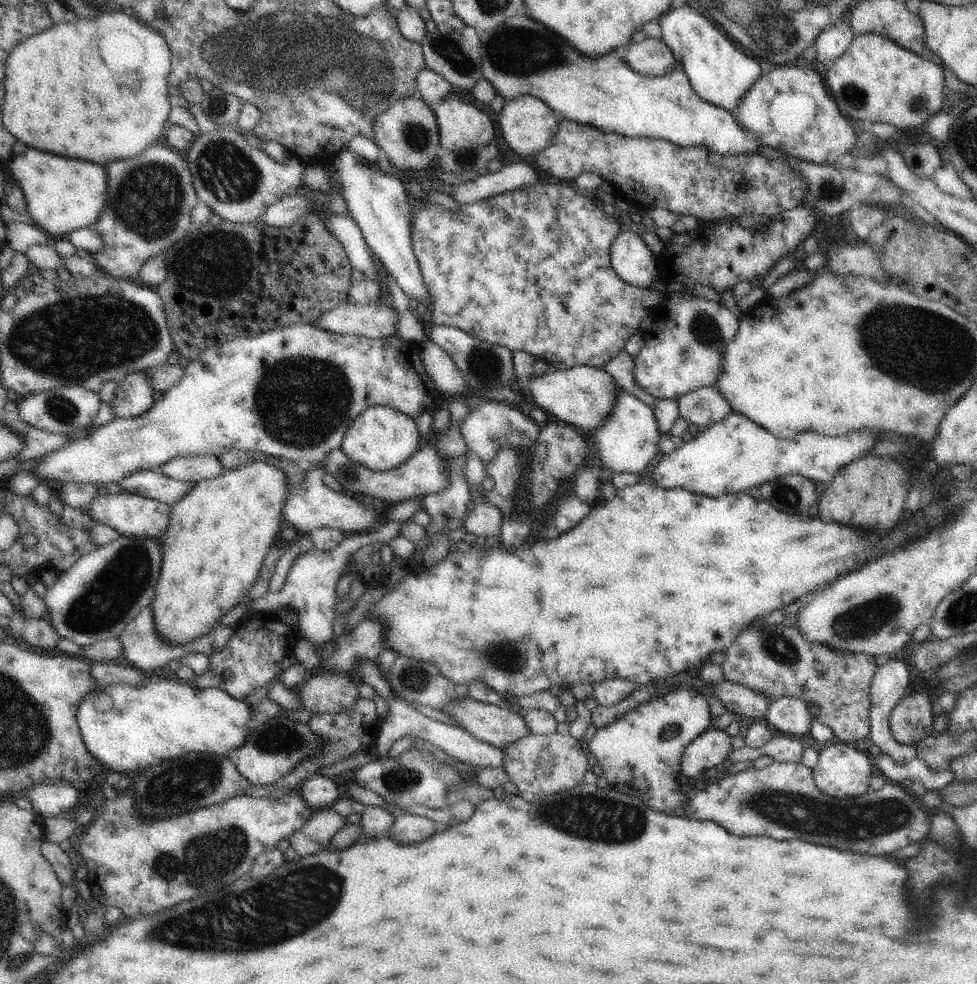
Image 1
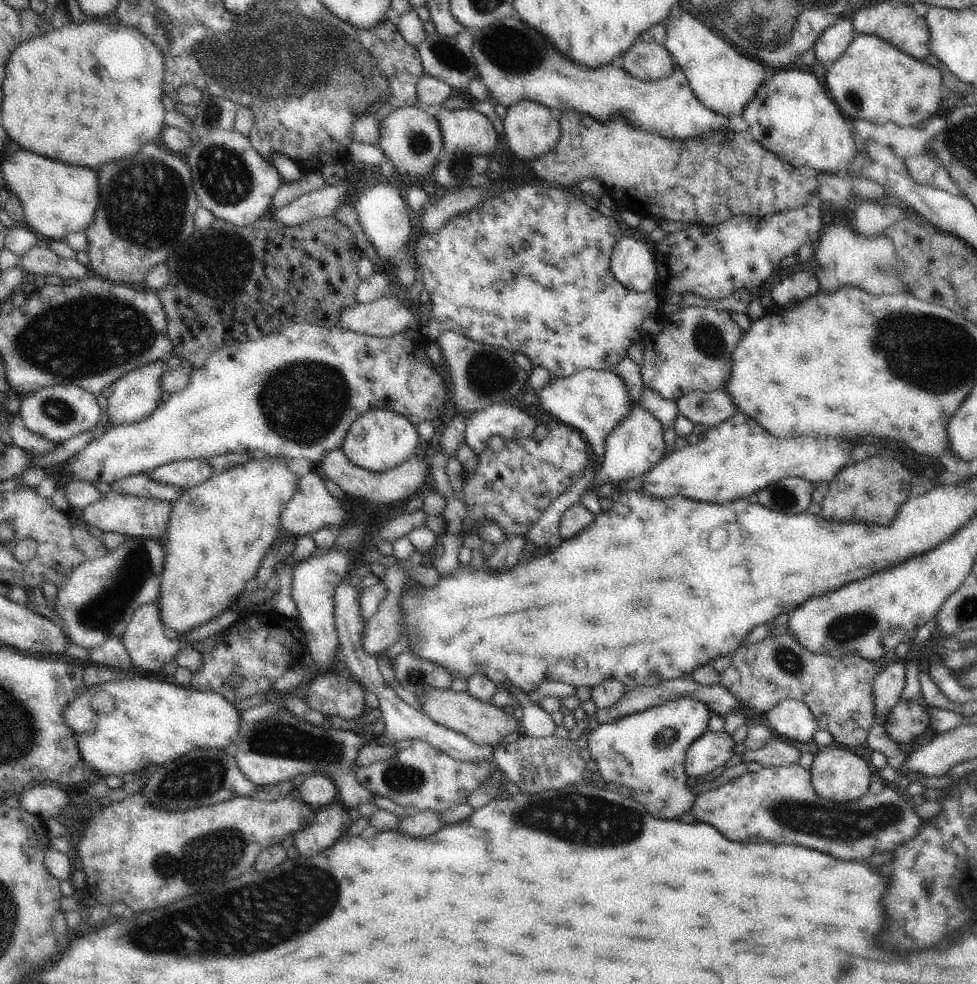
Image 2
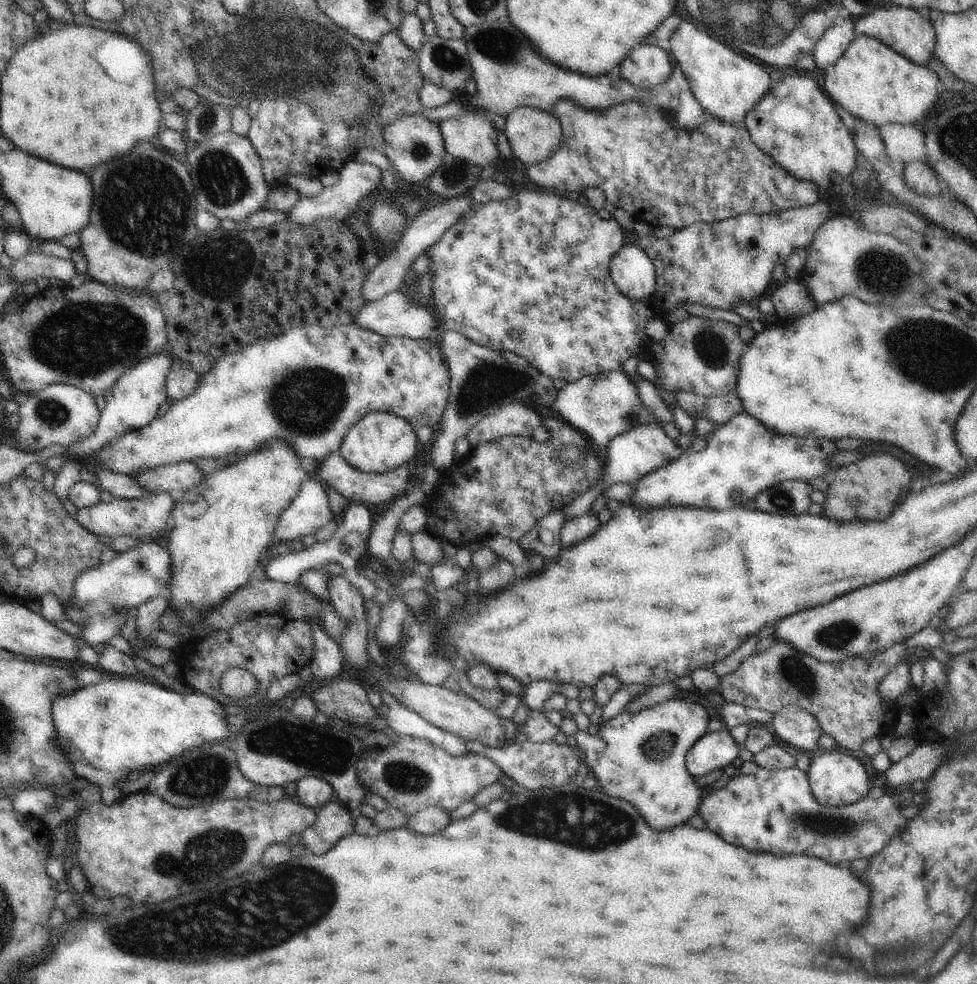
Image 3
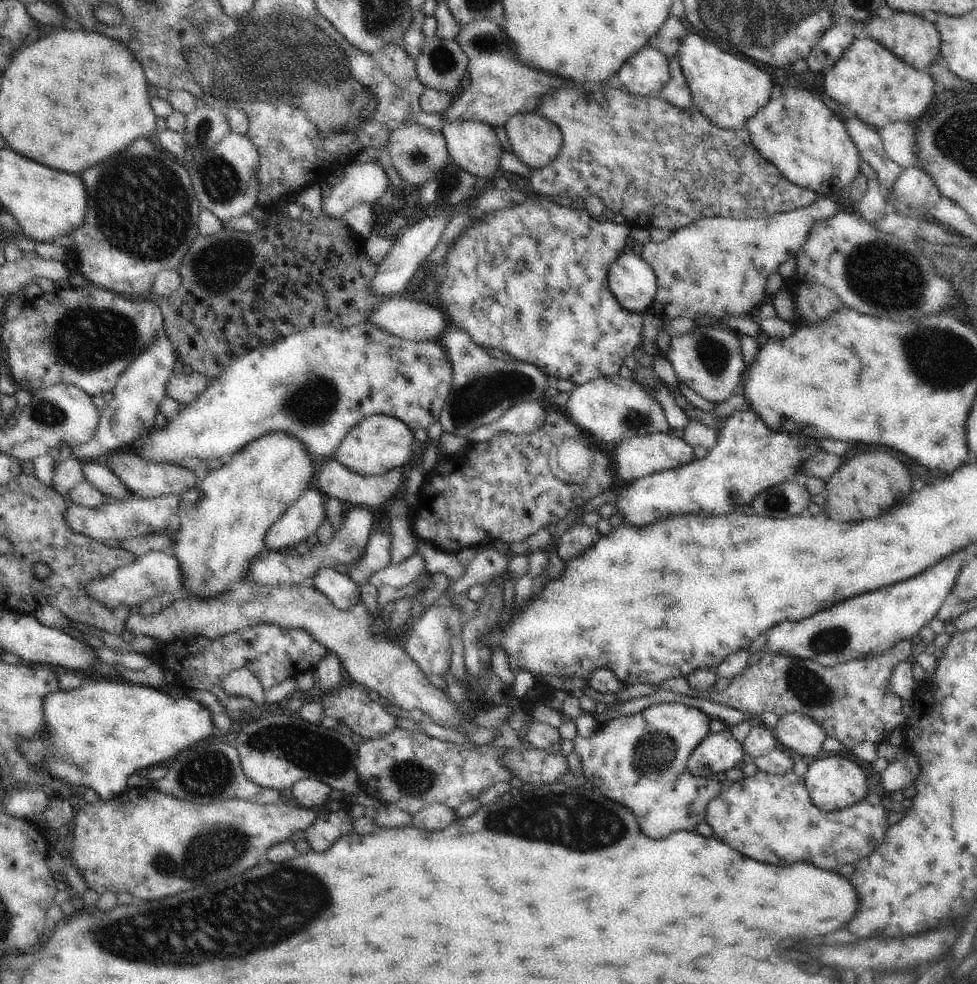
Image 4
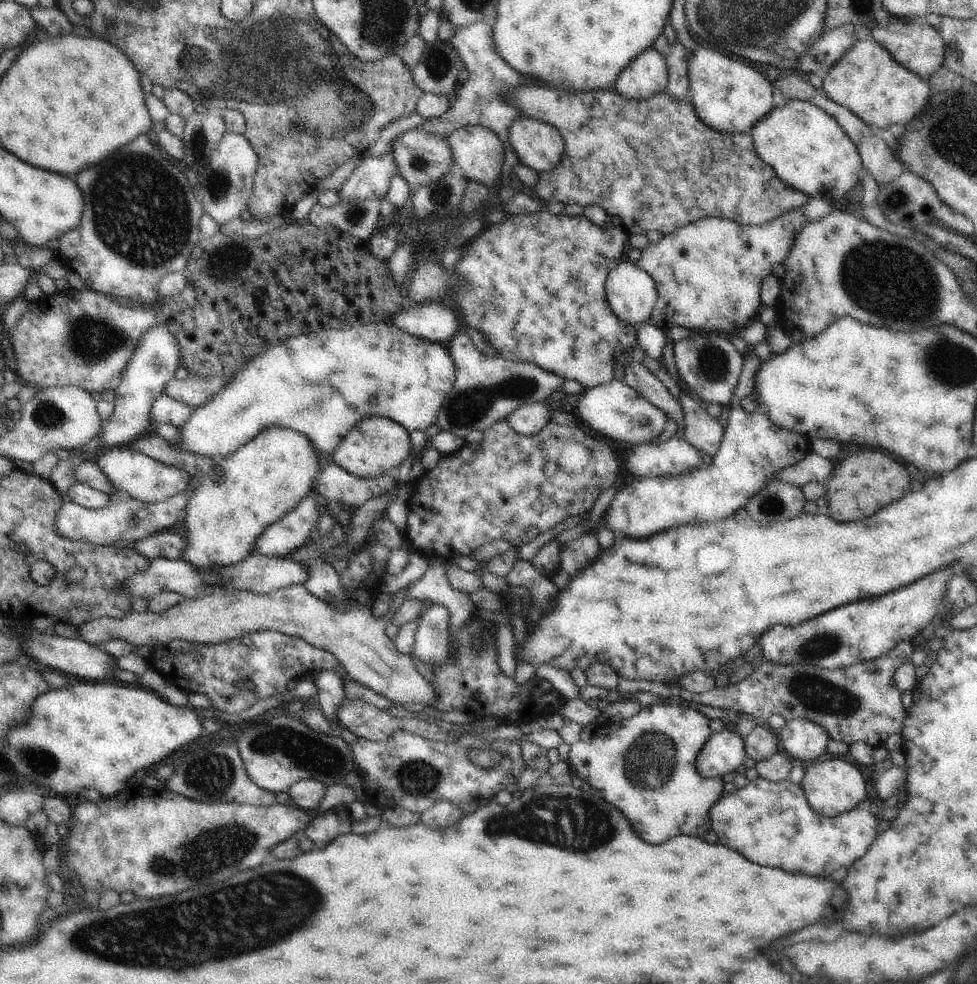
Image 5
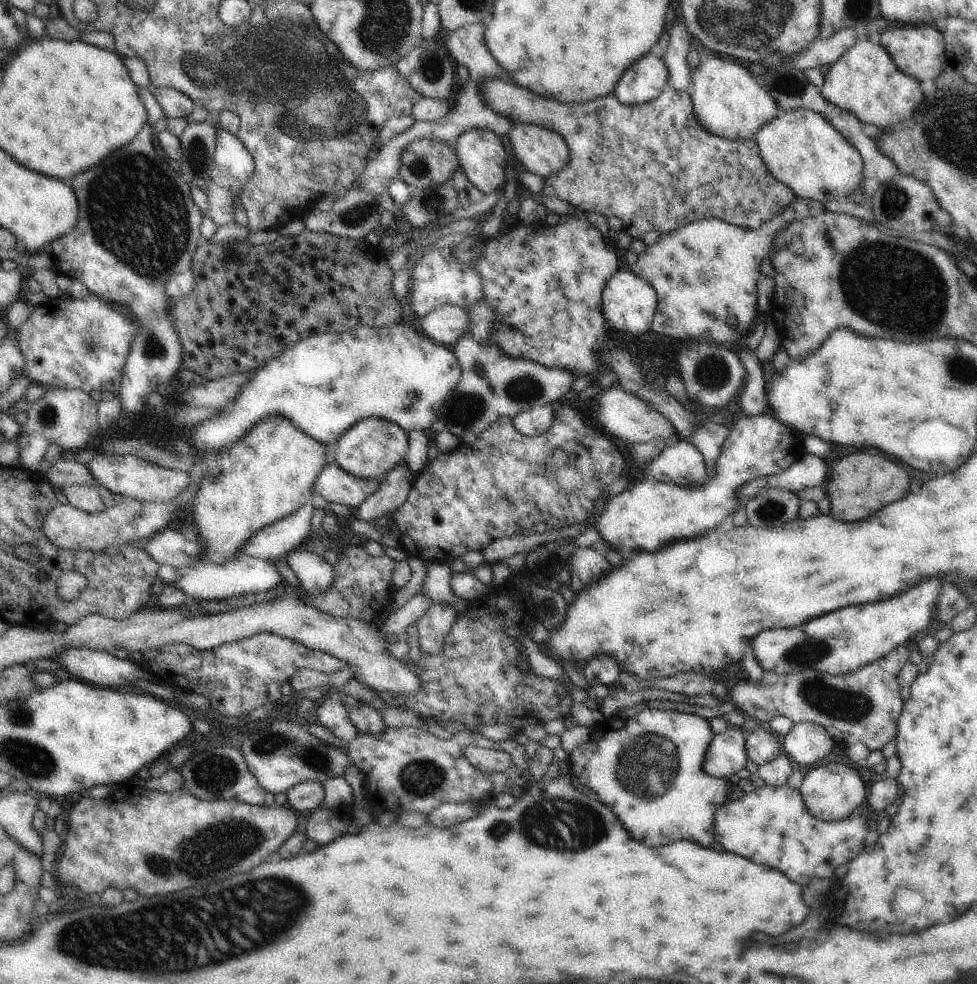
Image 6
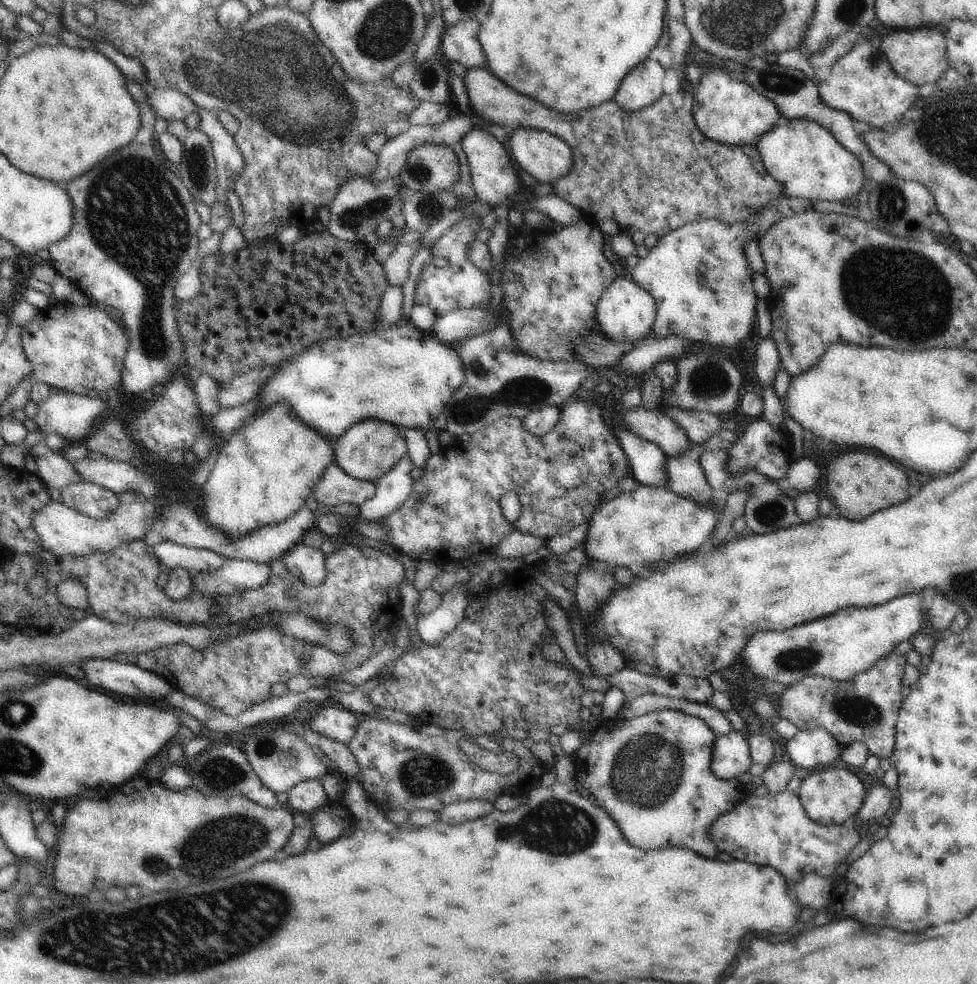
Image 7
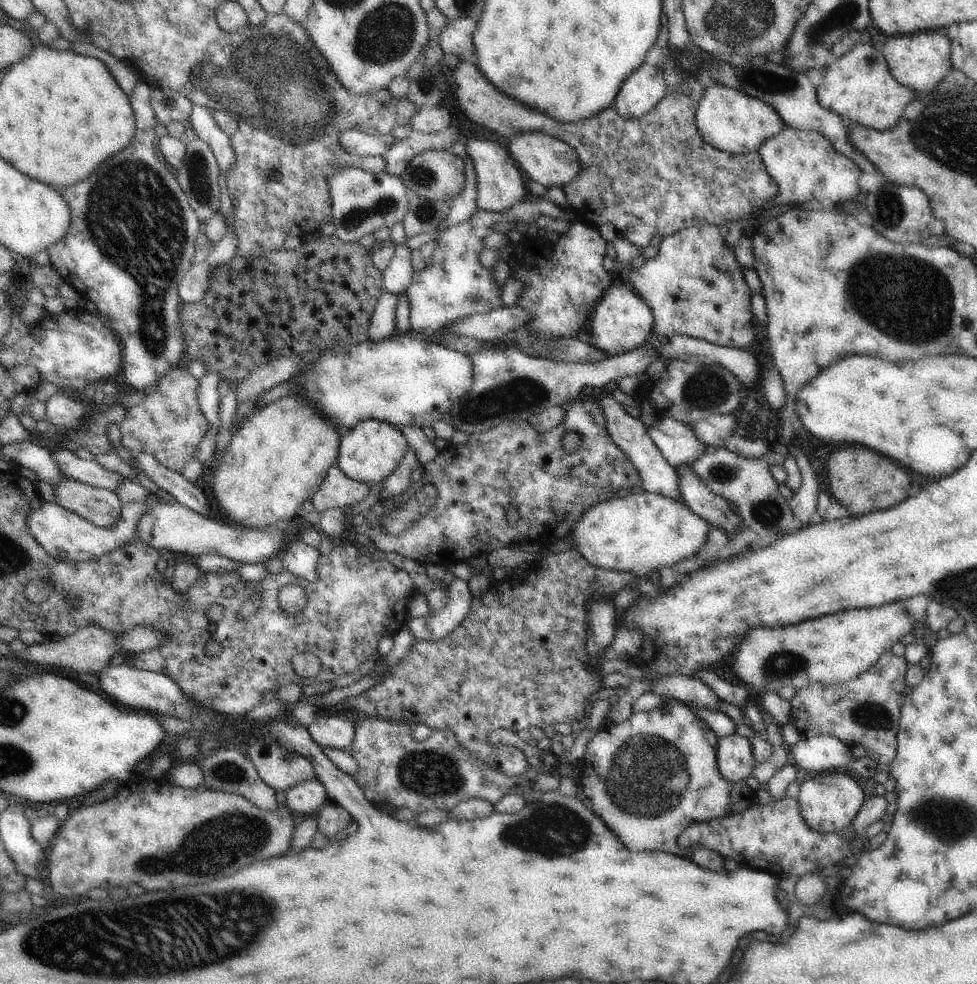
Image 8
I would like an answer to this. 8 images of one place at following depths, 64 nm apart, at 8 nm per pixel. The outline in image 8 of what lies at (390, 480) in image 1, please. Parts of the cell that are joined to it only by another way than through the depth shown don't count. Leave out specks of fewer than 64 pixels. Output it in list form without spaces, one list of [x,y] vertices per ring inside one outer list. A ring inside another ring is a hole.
[[[336,464],[330,468],[324,482],[311,499],[312,506],[321,514],[336,506],[344,509],[356,506],[368,496],[371,487],[369,484],[352,480]]]

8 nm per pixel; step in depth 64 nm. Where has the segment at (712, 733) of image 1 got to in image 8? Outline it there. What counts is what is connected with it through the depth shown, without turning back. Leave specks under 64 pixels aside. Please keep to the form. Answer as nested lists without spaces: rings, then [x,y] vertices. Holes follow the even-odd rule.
[[[740,733],[719,739],[716,756],[718,772],[732,782],[745,781],[757,765],[751,740]]]

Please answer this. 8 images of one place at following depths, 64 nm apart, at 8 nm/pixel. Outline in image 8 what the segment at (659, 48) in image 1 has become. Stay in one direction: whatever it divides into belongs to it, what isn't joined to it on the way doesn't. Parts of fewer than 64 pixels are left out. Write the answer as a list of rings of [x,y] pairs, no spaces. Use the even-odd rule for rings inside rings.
[[[642,63],[642,66],[633,72],[624,82],[613,107],[624,120],[646,116],[666,92],[663,69]]]

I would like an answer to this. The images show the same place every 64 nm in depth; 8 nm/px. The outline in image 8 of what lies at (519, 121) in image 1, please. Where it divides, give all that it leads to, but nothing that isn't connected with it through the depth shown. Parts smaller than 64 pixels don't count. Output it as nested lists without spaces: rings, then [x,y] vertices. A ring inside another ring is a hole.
[[[534,131],[518,134],[508,141],[508,147],[524,177],[534,180],[542,186],[562,188],[566,184],[572,184],[572,180],[576,180],[580,176],[580,170],[582,170],[580,158],[574,147],[543,132]]]

